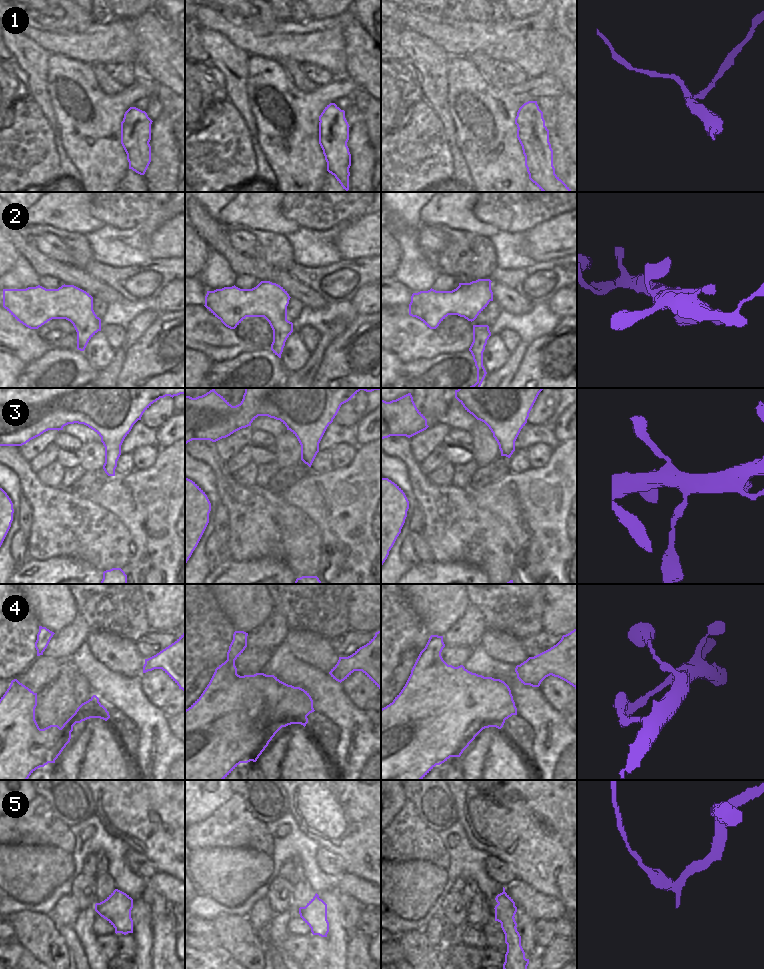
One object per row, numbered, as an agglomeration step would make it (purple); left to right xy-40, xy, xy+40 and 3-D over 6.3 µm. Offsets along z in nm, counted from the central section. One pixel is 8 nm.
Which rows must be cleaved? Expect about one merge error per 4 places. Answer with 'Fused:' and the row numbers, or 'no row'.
Fused: 1, 5

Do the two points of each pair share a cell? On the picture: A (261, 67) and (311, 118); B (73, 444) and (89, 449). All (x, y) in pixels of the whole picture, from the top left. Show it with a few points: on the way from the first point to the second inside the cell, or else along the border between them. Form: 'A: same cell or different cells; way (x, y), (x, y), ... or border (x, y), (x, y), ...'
A: same cell; way (273, 80), (298, 105)
B: different cells; border (80, 444), (81, 449)

